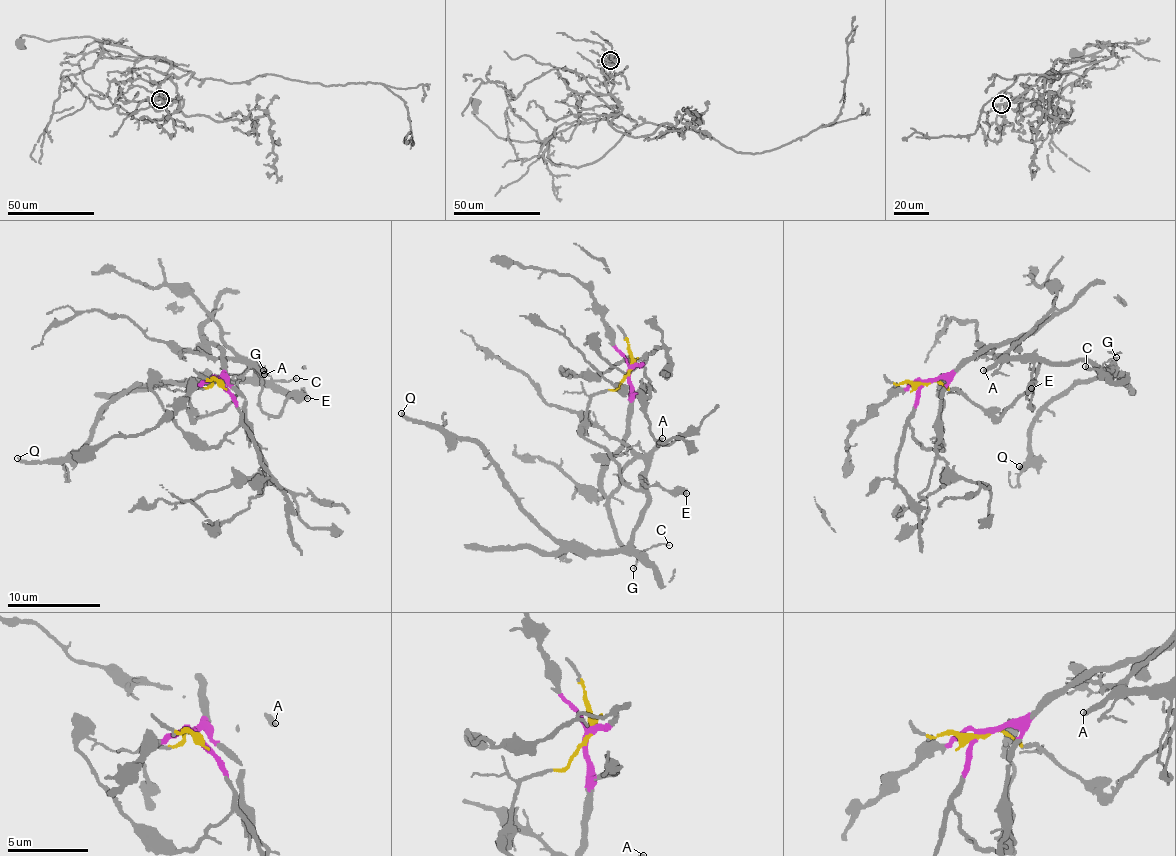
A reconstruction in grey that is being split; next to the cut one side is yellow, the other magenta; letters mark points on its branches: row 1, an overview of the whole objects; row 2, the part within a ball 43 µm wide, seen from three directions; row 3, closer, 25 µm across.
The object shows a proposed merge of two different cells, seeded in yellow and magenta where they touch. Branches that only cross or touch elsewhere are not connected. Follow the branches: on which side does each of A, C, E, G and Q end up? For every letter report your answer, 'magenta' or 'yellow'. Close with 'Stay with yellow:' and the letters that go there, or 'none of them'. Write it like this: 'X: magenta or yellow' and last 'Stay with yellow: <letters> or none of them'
A: yellow
C: yellow
E: yellow
G: yellow
Q: yellow
Stay with yellow: A, C, E, G, Q

